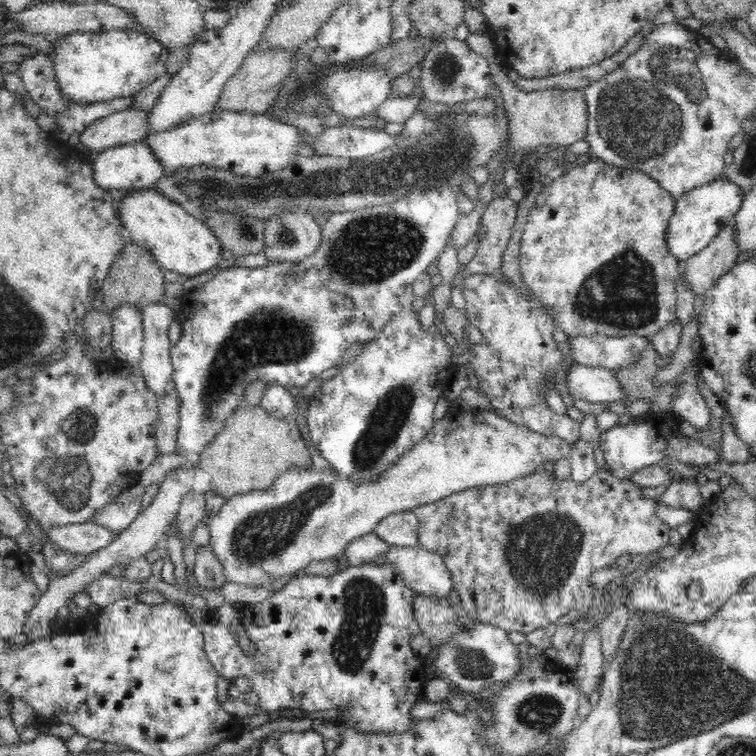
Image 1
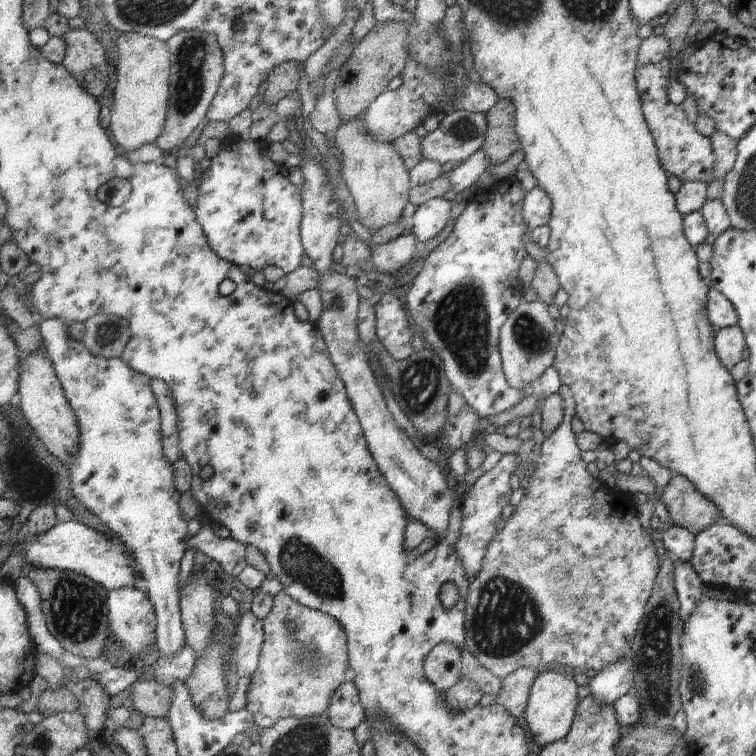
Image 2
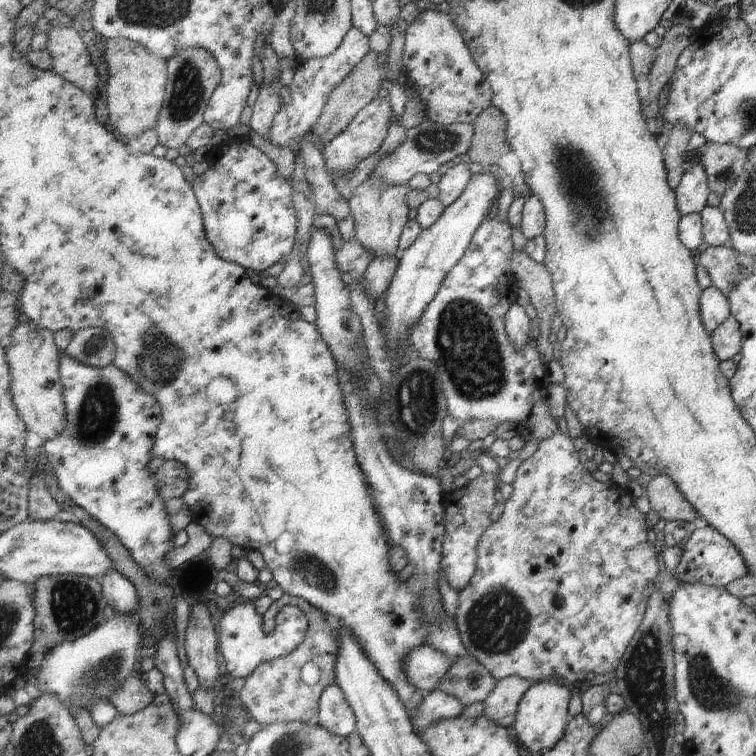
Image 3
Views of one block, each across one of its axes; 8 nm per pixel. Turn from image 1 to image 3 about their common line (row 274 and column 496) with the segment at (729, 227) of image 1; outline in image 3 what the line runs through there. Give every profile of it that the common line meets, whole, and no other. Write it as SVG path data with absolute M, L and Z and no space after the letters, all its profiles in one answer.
M517 675L501 679L484 701L483 714L493 719L498 725L513 728L519 703L533 684L533 681Z

